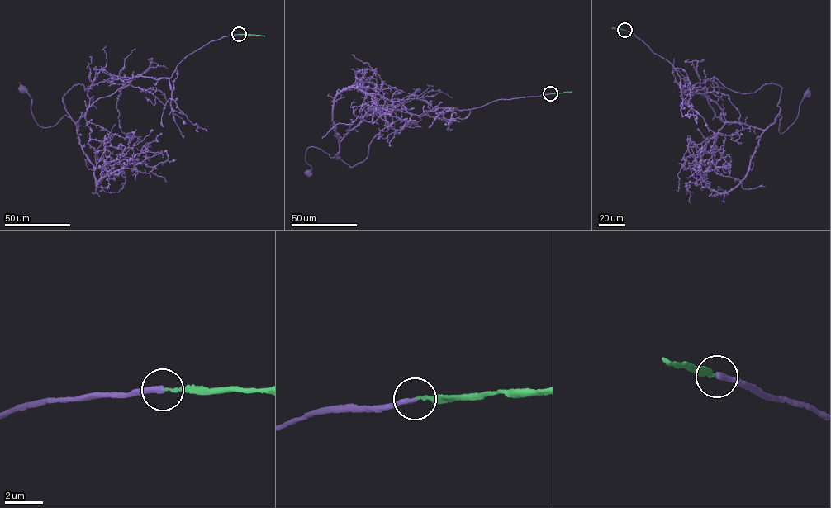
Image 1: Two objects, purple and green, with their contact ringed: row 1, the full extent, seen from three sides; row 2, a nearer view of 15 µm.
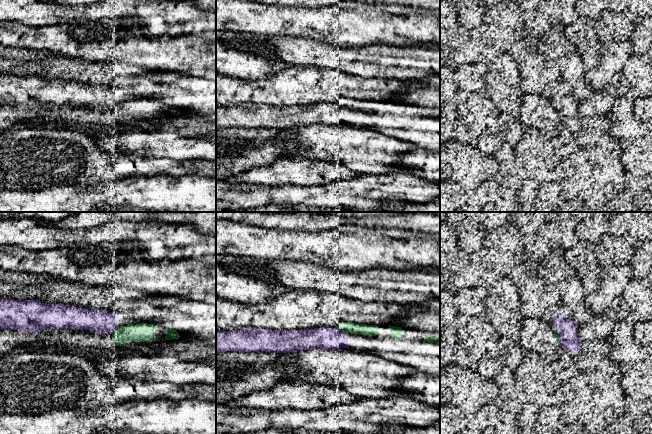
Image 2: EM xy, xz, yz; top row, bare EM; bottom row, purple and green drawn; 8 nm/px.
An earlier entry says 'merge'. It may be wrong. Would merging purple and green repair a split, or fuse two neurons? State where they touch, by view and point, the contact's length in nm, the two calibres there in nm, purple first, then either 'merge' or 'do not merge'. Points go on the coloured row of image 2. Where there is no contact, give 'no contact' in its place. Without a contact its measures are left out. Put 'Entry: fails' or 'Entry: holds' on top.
Entry: holds
contact xz (341, 331); length 110 nm; calibres 180 and 100 nm; merge

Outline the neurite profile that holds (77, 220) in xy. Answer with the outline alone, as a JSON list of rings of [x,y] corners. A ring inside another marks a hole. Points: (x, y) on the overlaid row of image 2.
[[[74,212],[62,221],[51,222],[42,220],[41,224],[51,224],[63,229],[81,229],[97,227],[113,219],[122,219],[130,222],[159,220],[170,224],[193,225],[202,233],[216,235],[216,212],[117,212],[116,214],[109,212]]]

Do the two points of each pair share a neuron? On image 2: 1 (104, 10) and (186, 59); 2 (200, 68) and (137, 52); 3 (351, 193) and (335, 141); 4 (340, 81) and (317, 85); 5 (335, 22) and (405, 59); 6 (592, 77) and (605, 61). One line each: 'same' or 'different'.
1: different
2: same
3: different
4: same
5: different
6: different

